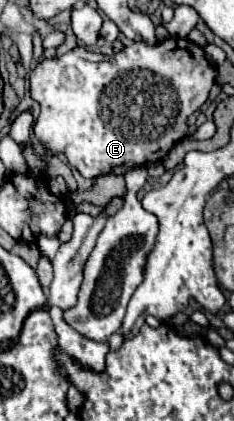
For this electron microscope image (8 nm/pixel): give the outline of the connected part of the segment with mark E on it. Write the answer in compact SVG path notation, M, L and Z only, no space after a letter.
M167 37L153 45L133 43L111 59L101 59L87 47L75 47L69 53L53 59L43 59L29 75L29 93L41 105L39 119L33 127L35 135L45 141L49 151L63 151L69 165L85 179L117 173L125 175L135 167L161 163L171 147L191 135L187 117L201 109L213 87L217 69L207 53L189 39Z

